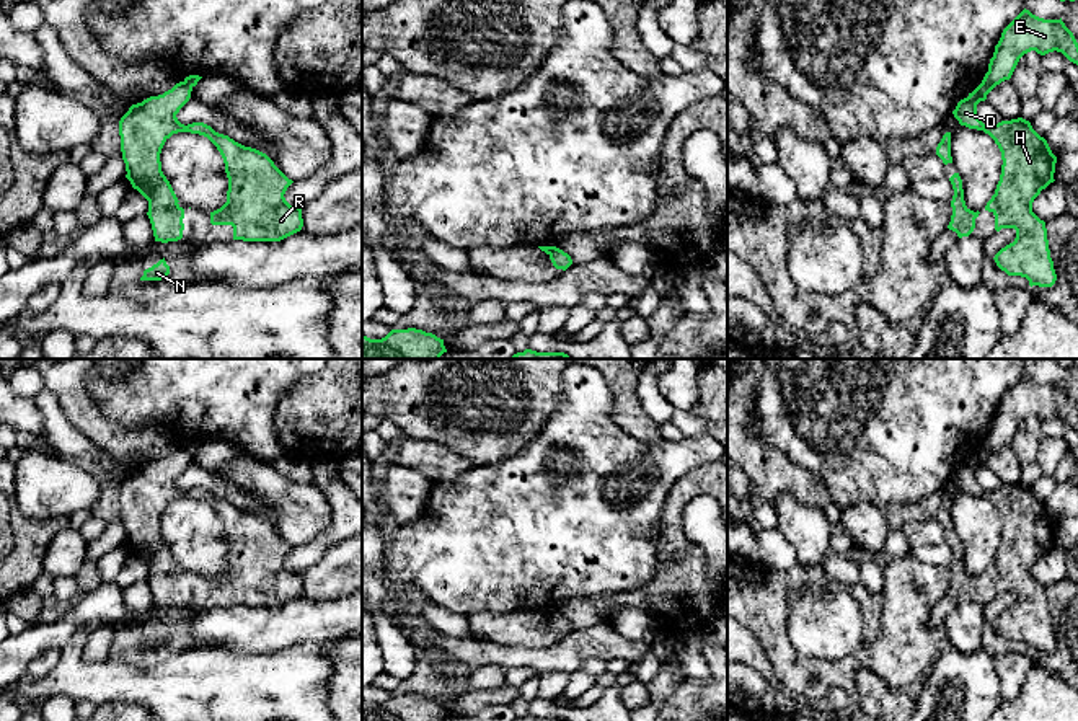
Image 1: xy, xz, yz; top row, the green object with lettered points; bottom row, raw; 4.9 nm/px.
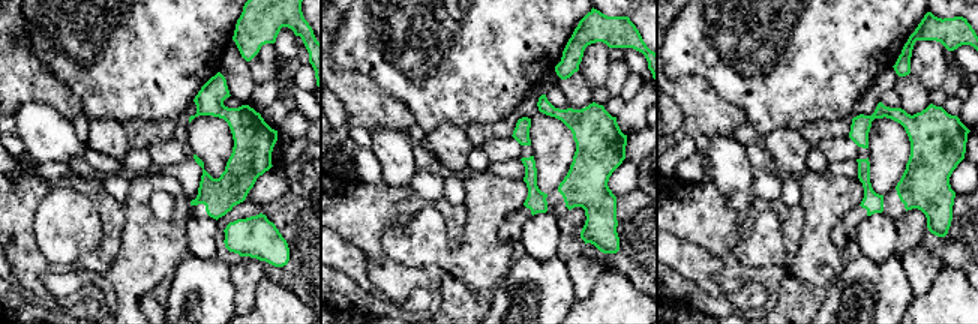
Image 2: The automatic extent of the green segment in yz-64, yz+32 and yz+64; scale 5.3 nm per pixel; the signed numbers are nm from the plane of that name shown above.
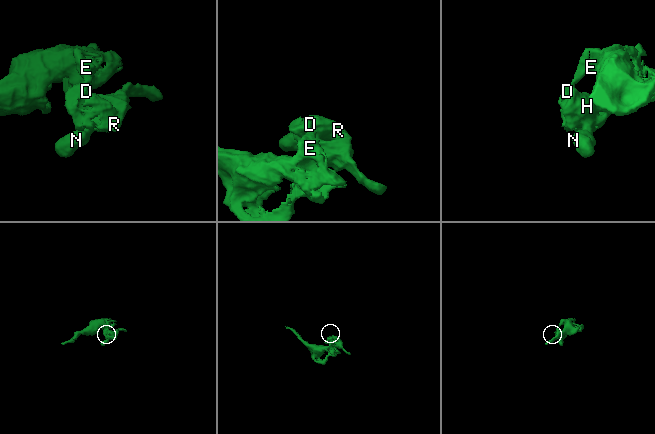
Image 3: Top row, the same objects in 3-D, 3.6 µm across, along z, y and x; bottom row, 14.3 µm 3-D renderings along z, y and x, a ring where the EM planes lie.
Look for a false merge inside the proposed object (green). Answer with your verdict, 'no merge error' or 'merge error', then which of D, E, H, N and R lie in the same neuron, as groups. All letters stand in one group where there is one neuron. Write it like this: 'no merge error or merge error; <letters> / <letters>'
merge error; D H N R / E

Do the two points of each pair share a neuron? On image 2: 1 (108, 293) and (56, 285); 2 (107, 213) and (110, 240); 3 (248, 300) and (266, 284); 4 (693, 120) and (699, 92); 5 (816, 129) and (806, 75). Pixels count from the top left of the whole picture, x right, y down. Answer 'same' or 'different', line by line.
1: same
2: same
3: different
4: same
5: different

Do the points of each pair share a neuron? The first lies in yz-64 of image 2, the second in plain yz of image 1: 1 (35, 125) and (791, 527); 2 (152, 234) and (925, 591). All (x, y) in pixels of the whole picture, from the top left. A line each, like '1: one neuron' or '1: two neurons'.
1: one neuron
2: one neuron

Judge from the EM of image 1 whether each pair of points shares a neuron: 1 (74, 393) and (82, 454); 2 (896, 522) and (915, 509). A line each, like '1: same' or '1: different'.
1: different
2: same

